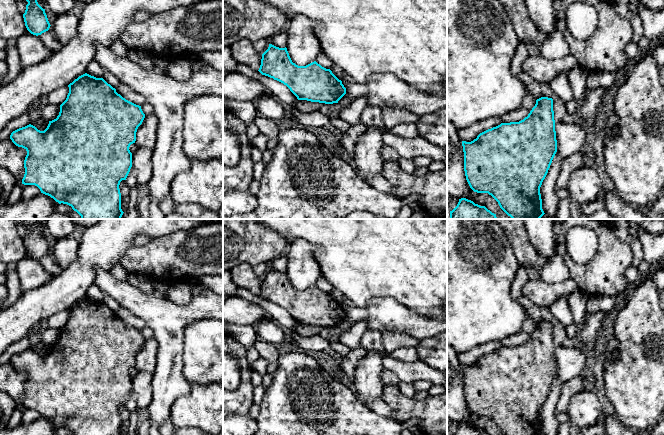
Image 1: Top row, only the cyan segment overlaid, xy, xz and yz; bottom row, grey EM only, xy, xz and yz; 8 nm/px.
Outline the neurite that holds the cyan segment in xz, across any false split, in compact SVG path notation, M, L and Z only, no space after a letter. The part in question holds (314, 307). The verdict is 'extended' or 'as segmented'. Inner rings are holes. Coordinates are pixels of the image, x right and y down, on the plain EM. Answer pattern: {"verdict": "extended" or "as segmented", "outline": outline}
{"verdict": "as segmented", "outline": "M269 268L258 295L286 309L298 324L333 328L346 318L342 305L330 293L316 285L298 290L292 286L286 271Z"}

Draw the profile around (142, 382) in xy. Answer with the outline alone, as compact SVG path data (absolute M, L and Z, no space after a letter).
M138 372L132 377L132 391L137 396L138 409L148 408L152 401L152 375Z

